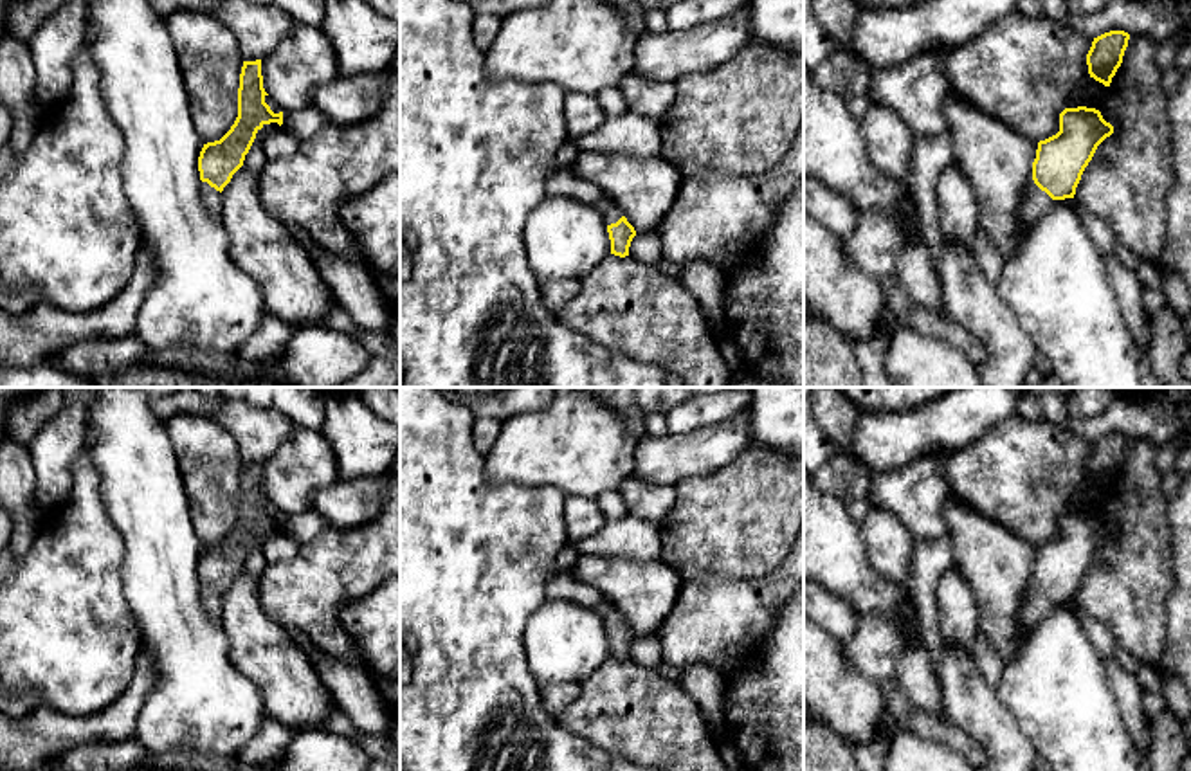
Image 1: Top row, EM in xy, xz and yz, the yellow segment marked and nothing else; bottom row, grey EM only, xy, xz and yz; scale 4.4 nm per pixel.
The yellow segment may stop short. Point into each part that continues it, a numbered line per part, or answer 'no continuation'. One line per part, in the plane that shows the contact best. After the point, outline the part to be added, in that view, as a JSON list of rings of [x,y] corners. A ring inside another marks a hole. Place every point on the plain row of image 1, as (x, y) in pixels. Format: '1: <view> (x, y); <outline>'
1: yz (1036, 606); [[[1034,584],[1029,587],[1027,602],[1020,611],[1020,629],[1023,634],[1029,634],[1032,627],[1049,612],[1052,602],[1041,594]]]

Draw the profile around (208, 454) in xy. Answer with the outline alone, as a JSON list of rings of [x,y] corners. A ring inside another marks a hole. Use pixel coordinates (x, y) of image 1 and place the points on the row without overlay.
[[[180,413],[166,422],[198,540],[220,544],[238,521],[243,461],[234,436],[213,416]]]

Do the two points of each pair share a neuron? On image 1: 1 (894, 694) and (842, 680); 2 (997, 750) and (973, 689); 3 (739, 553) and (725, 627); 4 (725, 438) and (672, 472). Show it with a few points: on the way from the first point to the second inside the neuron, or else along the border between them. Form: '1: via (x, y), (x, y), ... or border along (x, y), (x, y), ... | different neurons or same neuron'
1: border along (880, 685), (889, 712) | different neurons
2: via (997, 735), (973, 703) | same neuron
3: border along (775, 566), (757, 577), (707, 575), (692, 580) | different neurons
4: via (712, 447), (685, 460) | same neuron

